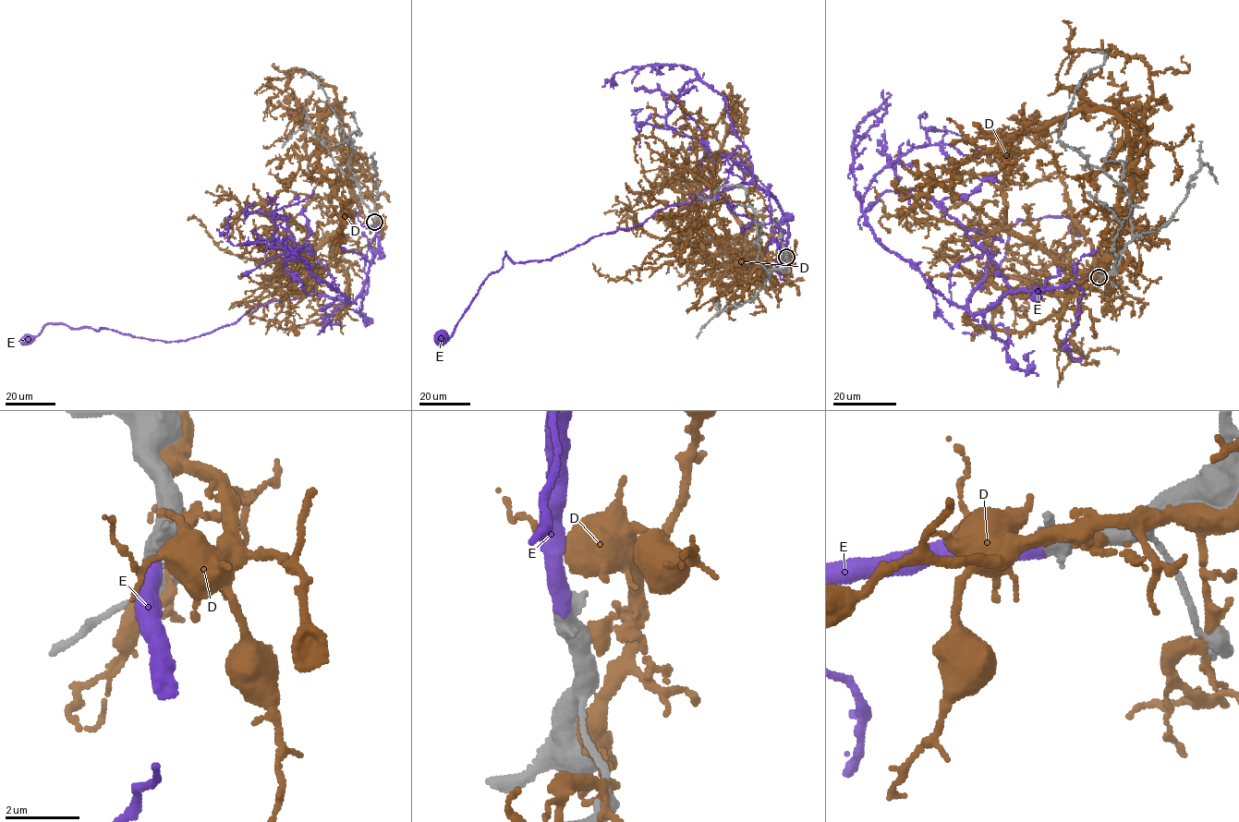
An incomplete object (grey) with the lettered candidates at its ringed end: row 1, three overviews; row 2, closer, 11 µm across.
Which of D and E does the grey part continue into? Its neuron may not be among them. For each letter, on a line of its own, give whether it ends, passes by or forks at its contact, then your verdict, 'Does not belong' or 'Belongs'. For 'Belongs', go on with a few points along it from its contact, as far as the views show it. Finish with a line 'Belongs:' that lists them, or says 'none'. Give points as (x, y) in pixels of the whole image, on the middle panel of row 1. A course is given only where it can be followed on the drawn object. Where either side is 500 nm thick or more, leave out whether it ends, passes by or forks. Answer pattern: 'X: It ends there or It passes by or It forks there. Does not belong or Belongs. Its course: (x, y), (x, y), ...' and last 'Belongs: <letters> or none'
D: It ends there. Does not belong
E: It ends there. Belongs. Its course: (786, 257), (778, 200), (754, 184), (734, 185), (549, 259), (514, 262), (504, 253), (450, 337), (440, 335)
Belongs: E

